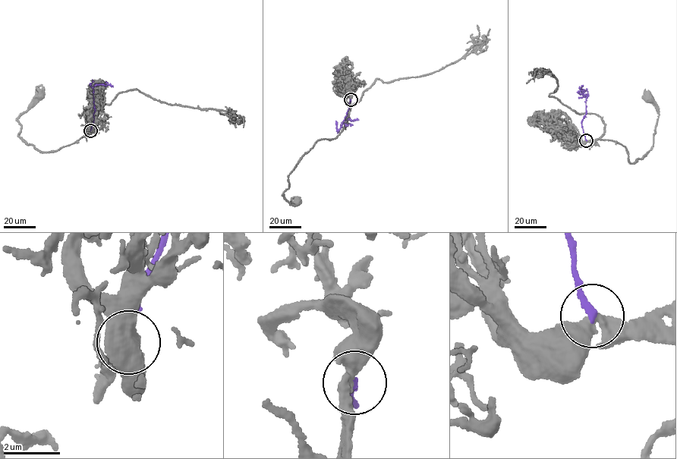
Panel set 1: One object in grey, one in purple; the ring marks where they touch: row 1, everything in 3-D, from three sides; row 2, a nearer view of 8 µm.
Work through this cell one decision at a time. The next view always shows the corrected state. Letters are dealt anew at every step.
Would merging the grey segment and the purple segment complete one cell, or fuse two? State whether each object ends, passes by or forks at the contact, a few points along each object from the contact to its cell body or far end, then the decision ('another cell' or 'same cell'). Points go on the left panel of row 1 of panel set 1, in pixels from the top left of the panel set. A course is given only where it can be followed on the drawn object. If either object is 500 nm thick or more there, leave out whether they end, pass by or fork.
grey passes by; purple ends there; grey runs (90, 130), (77, 141), (55, 151), (42, 152), (27, 144), (18, 134), (20, 124), (17, 117), (39, 95); purple runs (91, 130), (96, 109), (93, 89), (99, 85), (113, 86); another cell

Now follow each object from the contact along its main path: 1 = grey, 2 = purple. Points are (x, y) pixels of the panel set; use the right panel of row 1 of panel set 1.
1: (586, 140), (617, 142), (625, 148), (630, 163), (637, 161), (653, 145), (658, 113), (653, 102), (649, 99)
2: (586, 140), (581, 122), (586, 114), (587, 96), (578, 92), (580, 87)

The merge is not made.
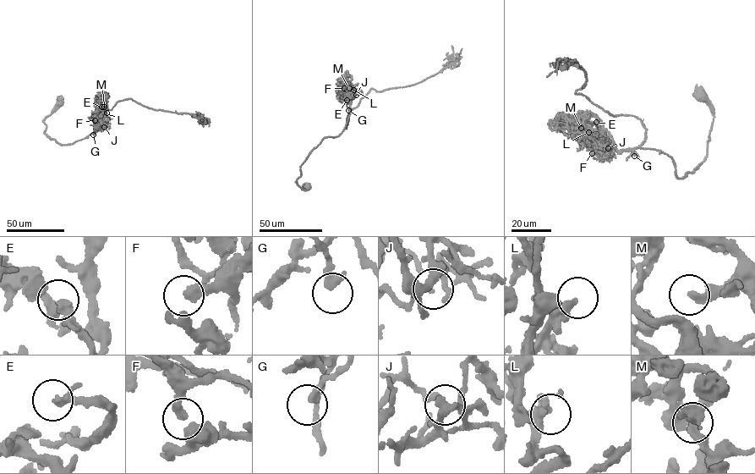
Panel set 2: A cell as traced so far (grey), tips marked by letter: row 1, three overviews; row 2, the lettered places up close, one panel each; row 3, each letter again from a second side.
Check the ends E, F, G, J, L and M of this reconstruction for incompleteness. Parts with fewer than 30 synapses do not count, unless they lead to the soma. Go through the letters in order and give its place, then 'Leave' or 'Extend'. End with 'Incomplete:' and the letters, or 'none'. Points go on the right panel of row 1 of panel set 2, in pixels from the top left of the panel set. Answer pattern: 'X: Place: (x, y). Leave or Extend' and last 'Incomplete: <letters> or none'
E: Place: (596, 122). Extend
F: Place: (592, 153). Leave
G: Place: (634, 156). Leave
J: Place: (608, 148). Leave
L: Place: (588, 132). Leave
M: Place: (581, 128). Leave
Incomplete: E

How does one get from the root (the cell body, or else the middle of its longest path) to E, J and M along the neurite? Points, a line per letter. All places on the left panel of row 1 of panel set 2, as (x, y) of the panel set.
E: (59, 102), (43, 122), (46, 136), (62, 145), (73, 144), (95, 131), (101, 107)
J: (59, 102), (43, 120), (46, 125), (45, 134), (57, 142), (73, 144), (95, 131), (100, 124), (104, 127)
M: (59, 102), (43, 122), (46, 136), (62, 145), (73, 144), (95, 131), (104, 107)

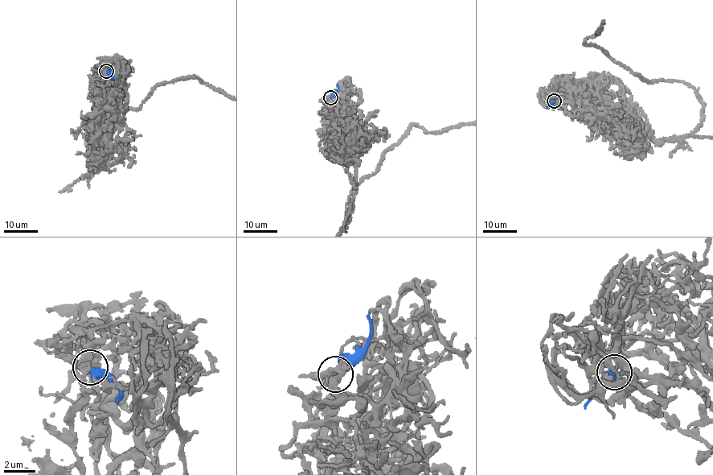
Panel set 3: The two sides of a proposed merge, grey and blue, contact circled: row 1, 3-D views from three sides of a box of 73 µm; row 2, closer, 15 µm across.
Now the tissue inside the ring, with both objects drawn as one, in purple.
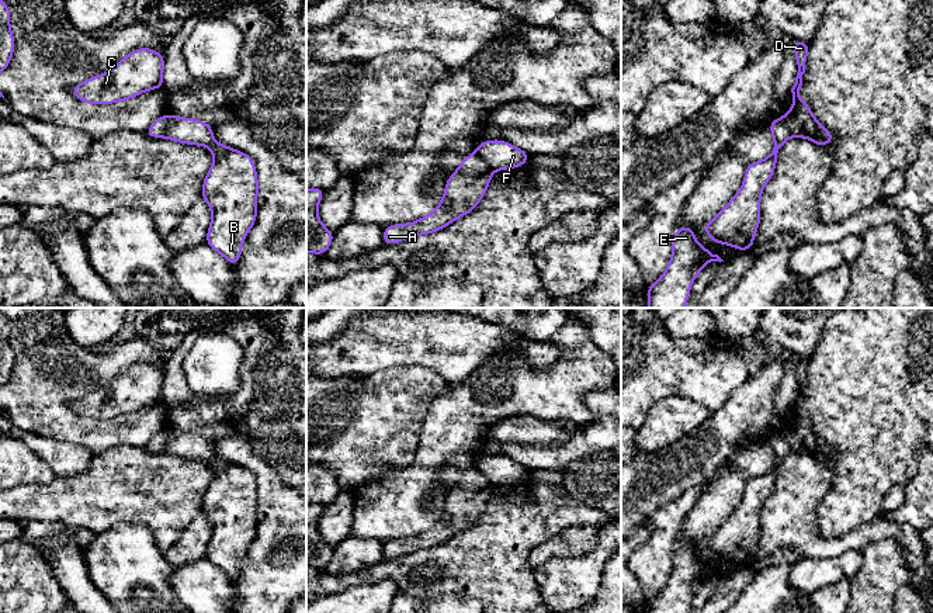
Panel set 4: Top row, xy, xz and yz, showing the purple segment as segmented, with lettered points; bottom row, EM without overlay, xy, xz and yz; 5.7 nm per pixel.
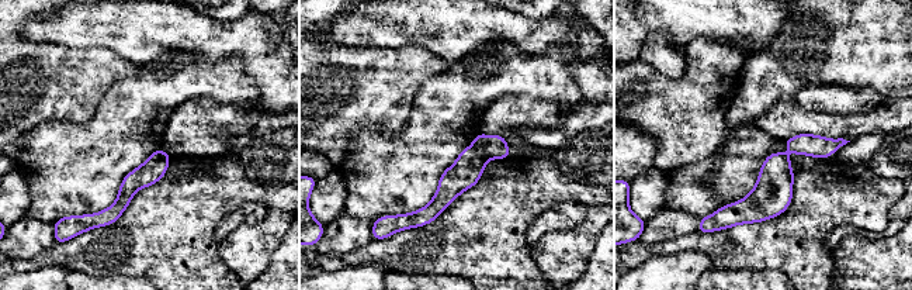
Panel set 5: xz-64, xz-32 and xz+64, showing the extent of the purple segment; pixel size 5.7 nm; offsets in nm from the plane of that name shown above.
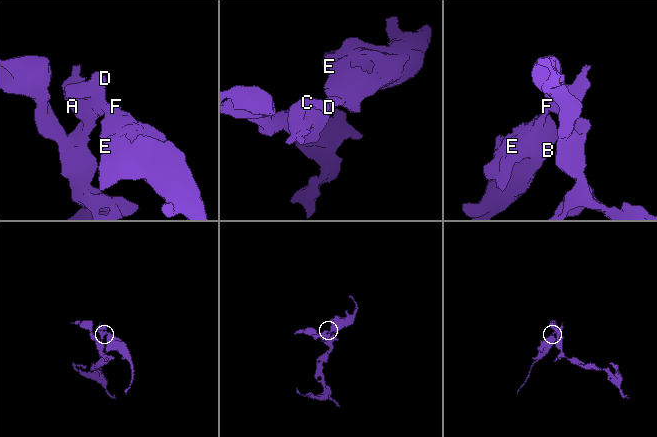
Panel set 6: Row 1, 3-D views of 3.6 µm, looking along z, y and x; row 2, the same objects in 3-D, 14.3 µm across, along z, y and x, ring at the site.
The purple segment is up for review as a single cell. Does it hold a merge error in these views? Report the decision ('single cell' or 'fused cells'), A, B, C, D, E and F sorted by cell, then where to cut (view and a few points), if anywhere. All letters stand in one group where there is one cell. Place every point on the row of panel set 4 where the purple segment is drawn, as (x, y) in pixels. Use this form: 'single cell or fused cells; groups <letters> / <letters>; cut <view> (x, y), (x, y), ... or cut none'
fused cells; groups A C D / B E F; cut xy (173, 117), (163, 137)

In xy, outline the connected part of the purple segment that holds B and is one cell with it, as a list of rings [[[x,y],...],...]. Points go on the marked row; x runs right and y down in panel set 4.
[[[173,117],[164,138],[207,145],[214,153],[214,164],[204,177],[201,191],[212,211],[205,243],[236,266],[244,236],[257,217],[257,170],[247,153],[219,143],[211,138],[212,132],[214,127],[200,120]]]

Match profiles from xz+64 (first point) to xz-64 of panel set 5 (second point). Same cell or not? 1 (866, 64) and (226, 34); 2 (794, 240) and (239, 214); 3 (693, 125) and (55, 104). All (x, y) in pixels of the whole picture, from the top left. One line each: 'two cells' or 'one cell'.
1: two cells
2: two cells
3: one cell

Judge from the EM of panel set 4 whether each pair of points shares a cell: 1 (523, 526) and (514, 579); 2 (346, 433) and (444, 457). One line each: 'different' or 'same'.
1: same
2: different

